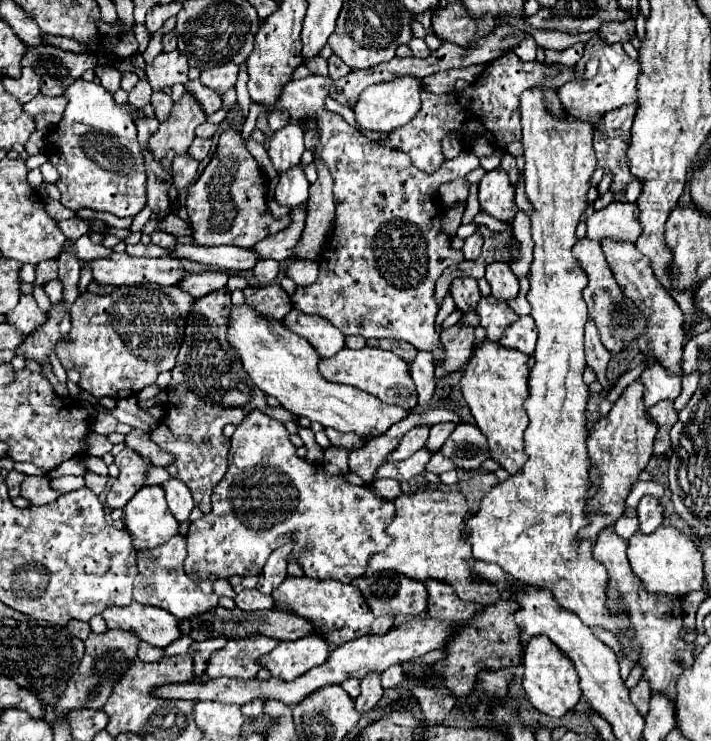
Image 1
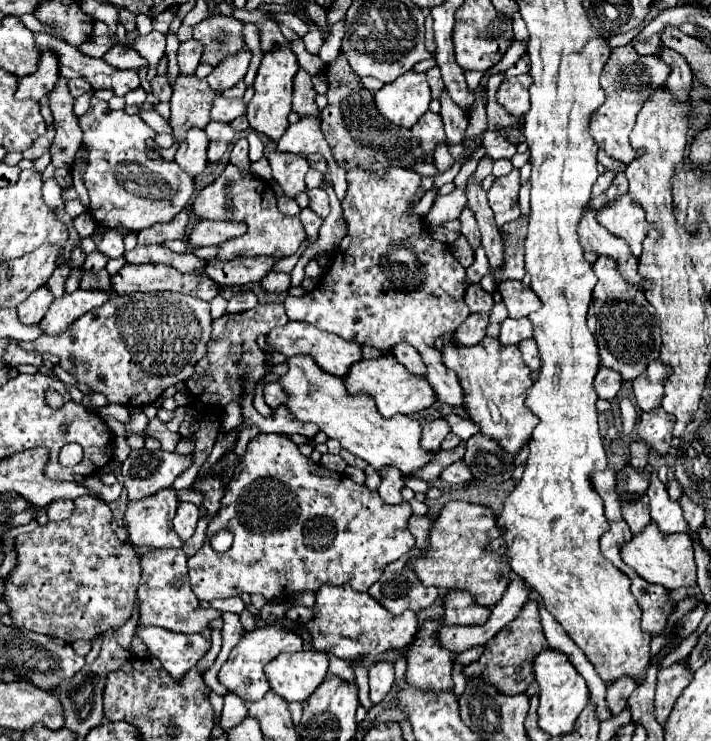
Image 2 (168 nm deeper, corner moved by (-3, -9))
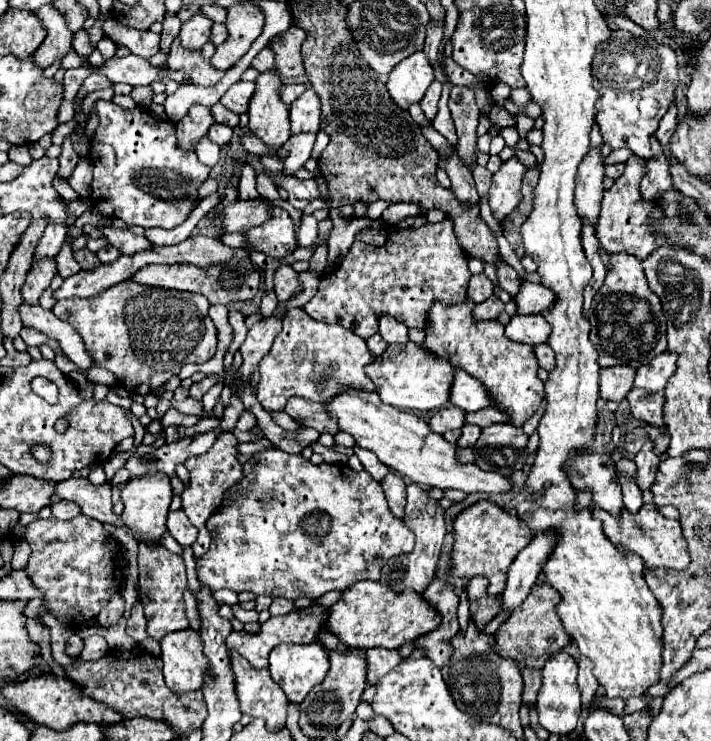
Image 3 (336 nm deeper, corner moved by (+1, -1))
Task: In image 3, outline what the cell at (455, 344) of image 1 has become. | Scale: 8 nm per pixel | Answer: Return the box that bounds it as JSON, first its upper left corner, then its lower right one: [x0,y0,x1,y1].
[473,296,505,320]

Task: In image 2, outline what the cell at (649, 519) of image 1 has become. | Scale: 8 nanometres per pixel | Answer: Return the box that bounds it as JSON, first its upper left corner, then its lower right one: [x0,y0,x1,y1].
[647,472,687,534]

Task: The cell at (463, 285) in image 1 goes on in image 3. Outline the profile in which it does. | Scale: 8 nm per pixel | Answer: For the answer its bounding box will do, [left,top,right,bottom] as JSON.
[467,274,493,304]

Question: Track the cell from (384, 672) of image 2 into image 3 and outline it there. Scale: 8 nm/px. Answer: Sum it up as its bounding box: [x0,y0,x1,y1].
[365,648,401,684]

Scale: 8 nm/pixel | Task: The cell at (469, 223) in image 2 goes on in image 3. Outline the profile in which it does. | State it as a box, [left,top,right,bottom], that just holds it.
[439,150,479,204]

